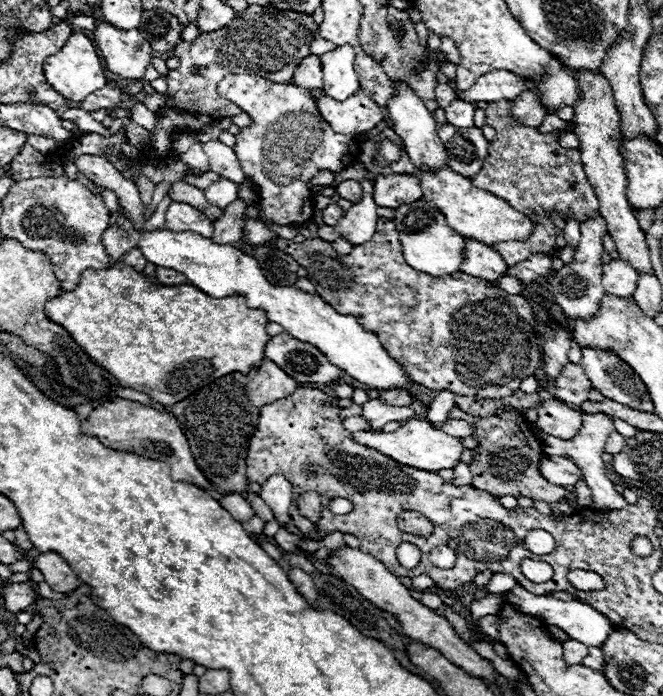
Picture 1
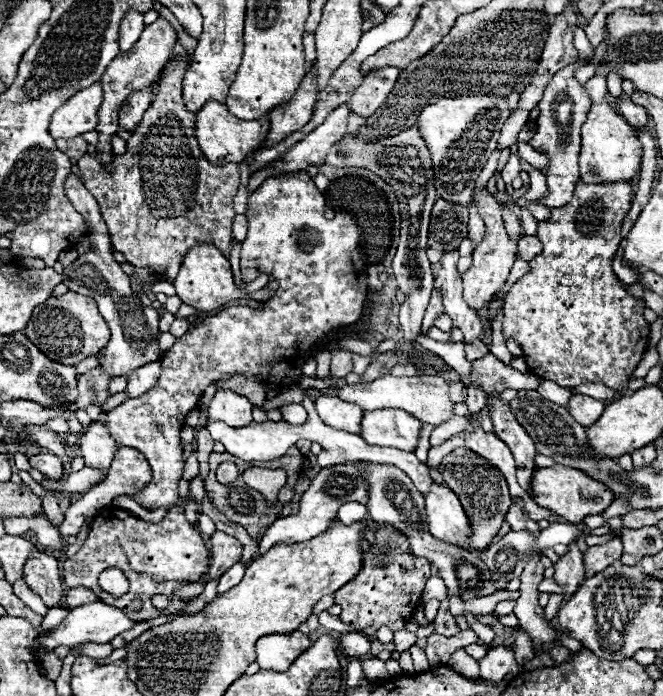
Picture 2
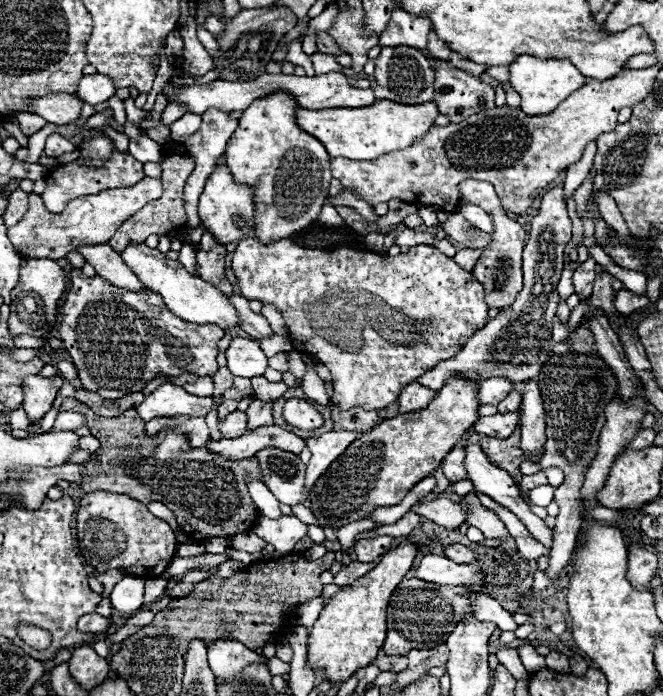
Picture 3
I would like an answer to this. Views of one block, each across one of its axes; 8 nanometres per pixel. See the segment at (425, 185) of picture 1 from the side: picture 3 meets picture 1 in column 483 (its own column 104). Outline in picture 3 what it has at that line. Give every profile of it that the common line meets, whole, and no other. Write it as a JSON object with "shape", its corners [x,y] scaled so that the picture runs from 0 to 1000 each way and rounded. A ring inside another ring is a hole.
{"shape":[[[217,253],[211,261],[205,261],[196,270],[166,270],[166,273],[154,273],[151,279],[112,284],[103,290],[97,305],[81,307],[72,305],[63,293],[63,284],[48,276],[42,307],[24,325],[12,328],[12,339],[24,353],[24,359],[33,365],[33,371],[87,374],[97,371],[103,362],[115,359],[121,351],[160,351],[190,313],[205,307],[214,296],[220,296],[220,290],[238,284],[241,279],[244,279],[244,261]]]}

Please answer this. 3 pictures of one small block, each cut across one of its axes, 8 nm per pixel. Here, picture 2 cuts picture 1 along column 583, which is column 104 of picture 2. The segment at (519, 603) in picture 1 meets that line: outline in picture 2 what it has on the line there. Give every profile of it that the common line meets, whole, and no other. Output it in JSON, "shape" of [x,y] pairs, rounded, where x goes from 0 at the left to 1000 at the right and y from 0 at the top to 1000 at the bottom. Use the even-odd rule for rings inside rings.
{"shape":[[[139,865],[139,868],[124,868],[106,876],[106,882],[97,888],[97,894],[90,899],[84,899],[78,908],[66,908],[60,911],[51,922],[48,922],[48,940],[51,943],[63,943],[69,937],[78,937],[84,928],[118,928],[118,925],[130,925],[130,922],[145,922],[145,925],[160,925],[166,922],[172,914],[184,911],[187,905],[202,902],[205,894],[196,891],[190,885],[187,876],[178,876],[175,871],[157,868],[157,865]]]}

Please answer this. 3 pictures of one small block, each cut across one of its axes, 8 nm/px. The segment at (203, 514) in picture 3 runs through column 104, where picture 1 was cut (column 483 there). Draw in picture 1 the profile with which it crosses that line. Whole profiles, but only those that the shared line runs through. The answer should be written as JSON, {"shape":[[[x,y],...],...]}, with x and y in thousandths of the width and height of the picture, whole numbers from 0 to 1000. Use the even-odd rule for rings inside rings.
{"shape":[[[685,583],[679,589],[676,601],[703,603],[706,609],[712,609],[718,615],[712,626],[724,635],[721,635],[721,644],[712,647],[715,661],[709,667],[715,701],[730,704],[730,707],[742,710],[745,716],[757,716],[766,710],[775,716],[793,713],[793,716],[817,718],[817,721],[842,721],[842,718],[854,716],[854,710],[857,710],[854,701],[836,698],[814,684],[814,678],[811,678],[811,664],[817,658],[814,632],[808,629],[799,609],[781,592],[772,589],[772,592],[760,592],[754,598],[724,601],[724,598],[709,598],[709,595],[697,592],[691,583]]]}

